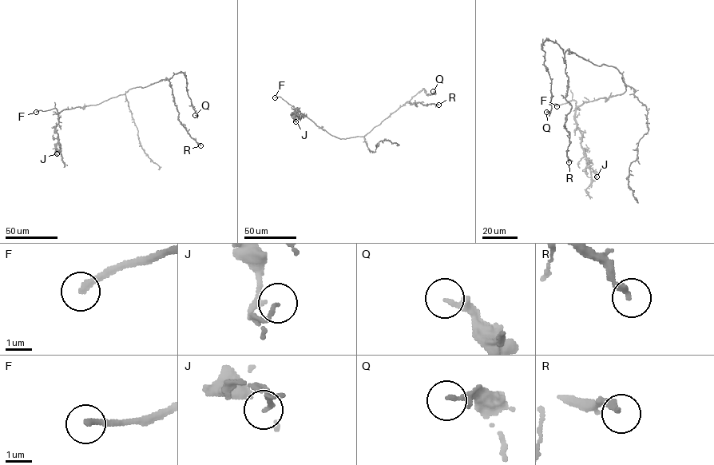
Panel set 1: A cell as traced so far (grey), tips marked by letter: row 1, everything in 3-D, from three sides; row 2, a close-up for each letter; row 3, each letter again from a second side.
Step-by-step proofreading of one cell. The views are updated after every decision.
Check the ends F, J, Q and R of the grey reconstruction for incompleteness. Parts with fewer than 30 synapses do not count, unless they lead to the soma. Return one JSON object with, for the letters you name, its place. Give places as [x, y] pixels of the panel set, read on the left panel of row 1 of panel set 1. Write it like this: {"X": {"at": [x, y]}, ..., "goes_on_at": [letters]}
{"F": {"at": [36, 112]}, "goes_on_at": ["F"]}

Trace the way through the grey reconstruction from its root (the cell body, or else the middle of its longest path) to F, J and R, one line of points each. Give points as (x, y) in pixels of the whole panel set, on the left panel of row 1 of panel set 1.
F: (124, 94), (96, 105), (58, 112), (55, 108), (36, 112)
J: (124, 94), (96, 105), (60, 111), (55, 129), (58, 140), (55, 147), (57, 153)
R: (124, 94), (130, 89), (143, 88), (166, 78), (172, 89), (179, 121), (200, 145)

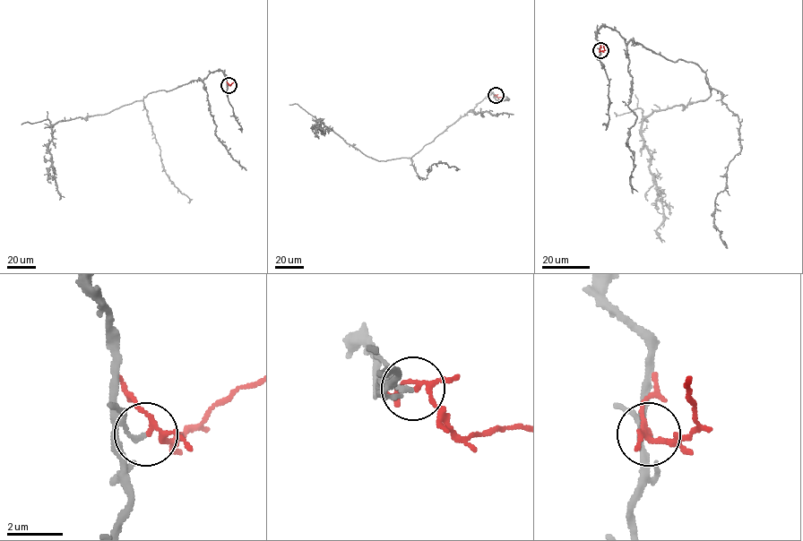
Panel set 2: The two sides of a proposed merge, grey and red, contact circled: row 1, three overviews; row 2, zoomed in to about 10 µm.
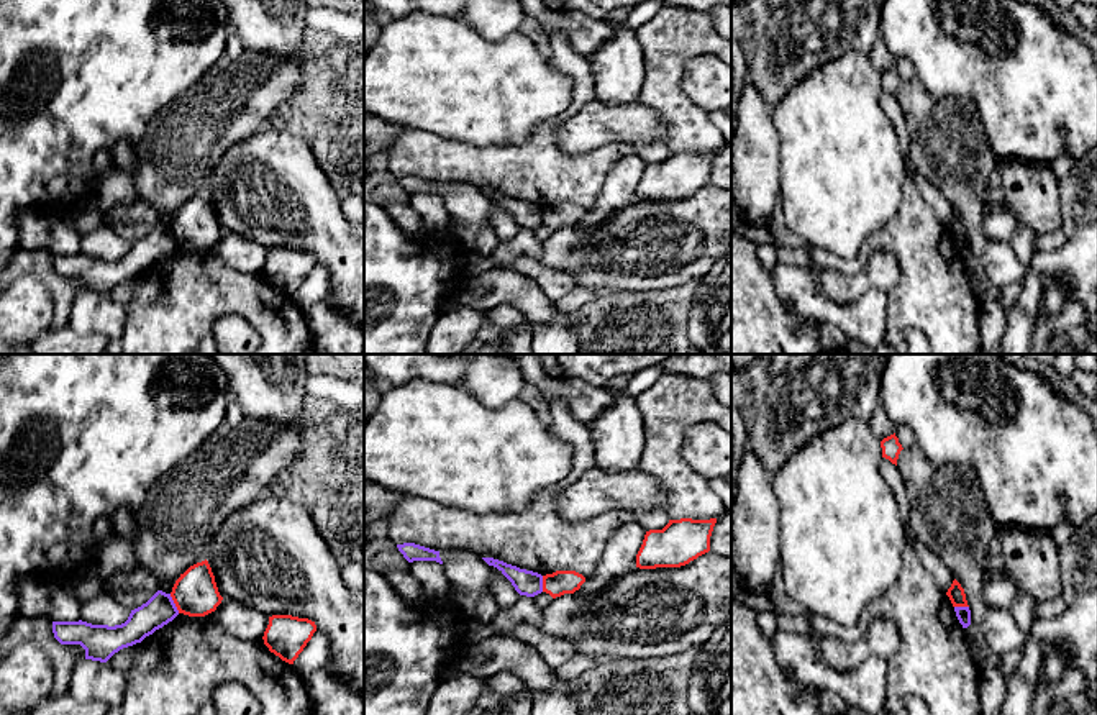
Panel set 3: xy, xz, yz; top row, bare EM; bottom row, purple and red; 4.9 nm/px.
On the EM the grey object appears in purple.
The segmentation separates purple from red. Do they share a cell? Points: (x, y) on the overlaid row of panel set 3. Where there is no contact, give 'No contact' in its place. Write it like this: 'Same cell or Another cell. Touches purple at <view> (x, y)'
Another cell. Touches purple at xy (174, 604)

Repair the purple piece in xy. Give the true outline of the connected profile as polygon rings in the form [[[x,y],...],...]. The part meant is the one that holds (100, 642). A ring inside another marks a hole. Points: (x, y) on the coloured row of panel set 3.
[[[157,590],[146,603],[131,610],[121,625],[92,625],[87,622],[52,622],[54,638],[61,644],[80,644],[85,659],[107,663],[123,648],[141,643],[179,615],[171,597]]]

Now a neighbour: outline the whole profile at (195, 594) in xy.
[[[207,559],[180,574],[172,587],[171,597],[179,613],[189,617],[205,617],[215,612],[223,600]]]

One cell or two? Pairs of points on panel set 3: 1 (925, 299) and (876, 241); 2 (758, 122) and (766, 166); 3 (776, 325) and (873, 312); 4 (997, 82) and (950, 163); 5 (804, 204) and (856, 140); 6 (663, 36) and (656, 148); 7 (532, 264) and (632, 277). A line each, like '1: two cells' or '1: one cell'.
1: one cell
2: one cell
3: two cells
4: two cells
5: one cell
6: two cells
7: two cells

